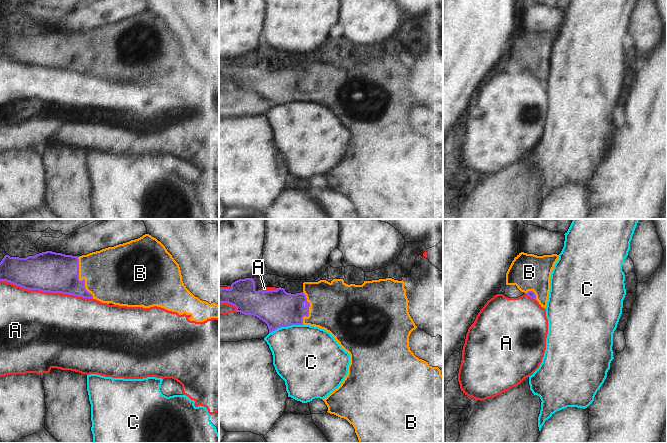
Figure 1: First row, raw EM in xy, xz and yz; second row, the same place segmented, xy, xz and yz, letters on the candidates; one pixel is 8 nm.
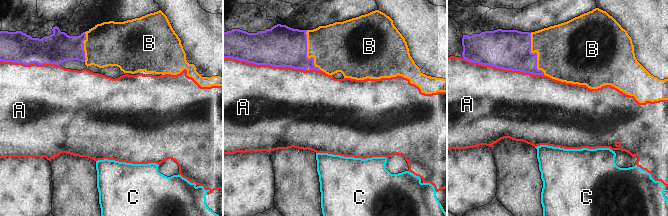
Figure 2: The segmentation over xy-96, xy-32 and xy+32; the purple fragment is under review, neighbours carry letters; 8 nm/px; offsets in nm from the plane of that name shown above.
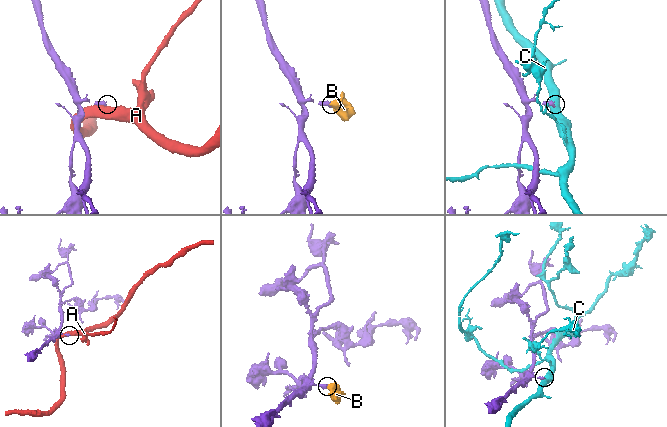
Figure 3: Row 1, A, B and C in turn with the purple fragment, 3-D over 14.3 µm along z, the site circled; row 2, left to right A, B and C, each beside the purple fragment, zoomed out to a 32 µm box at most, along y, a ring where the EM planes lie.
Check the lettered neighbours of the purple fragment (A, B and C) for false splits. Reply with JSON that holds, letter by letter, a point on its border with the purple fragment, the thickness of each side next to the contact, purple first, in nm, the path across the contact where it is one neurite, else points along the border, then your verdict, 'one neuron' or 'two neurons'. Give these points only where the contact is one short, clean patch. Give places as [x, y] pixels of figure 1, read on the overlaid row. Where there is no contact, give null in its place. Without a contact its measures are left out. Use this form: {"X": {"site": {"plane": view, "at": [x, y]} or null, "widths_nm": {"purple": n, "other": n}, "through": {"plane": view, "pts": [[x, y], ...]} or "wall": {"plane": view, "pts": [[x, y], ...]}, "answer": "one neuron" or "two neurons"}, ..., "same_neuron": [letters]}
{"A": {"site": {"plane": "xy", "at": [46, 291]}, "widths_nm": {"purple": 320, "other": 500}, "answer": "two neurons"}, "B": {"site": {"plane": "xy", "at": [78, 279]}, "widths_nm": {"purple": 320, "other": 400}, "through": {"plane": "xy", "pts": [[48, 271], [74, 275], [78, 279], [109, 276]]}, "answer": "one neuron"}, "C": {"site": {"plane": "xz", "at": [285, 326]}, "widths_nm": {"purple": 300, "other": 440}, "answer": "two neurons"}, "same_neuron": ["B"]}

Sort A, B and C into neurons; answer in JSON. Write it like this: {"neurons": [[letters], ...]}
{"neurons": [["A"], ["B"], ["C"]]}

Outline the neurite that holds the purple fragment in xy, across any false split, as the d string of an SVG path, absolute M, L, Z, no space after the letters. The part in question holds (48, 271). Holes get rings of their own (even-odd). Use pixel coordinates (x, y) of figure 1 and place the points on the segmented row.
M149 234L79 257L52 251L26 258L5 255L0 281L119 306L157 306L190 315L190 321L219 318L219 305L200 300L186 288L179 264Z

